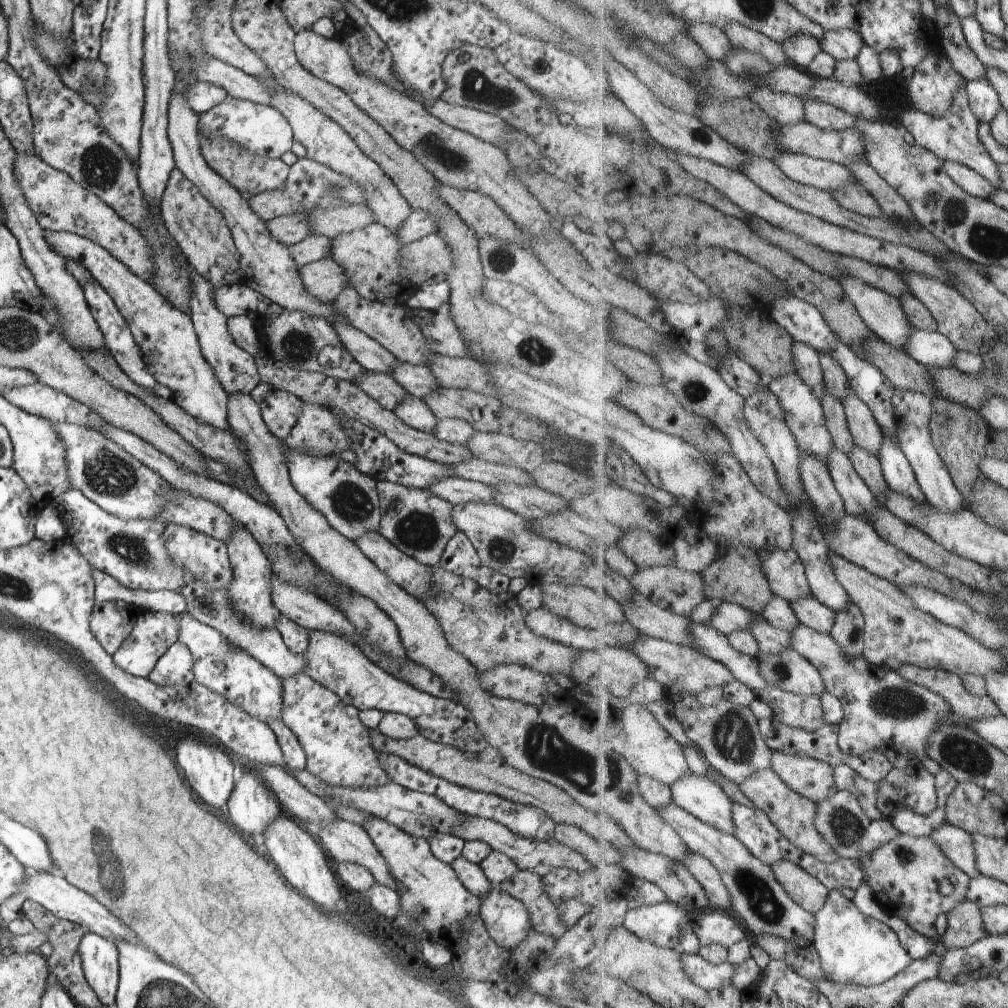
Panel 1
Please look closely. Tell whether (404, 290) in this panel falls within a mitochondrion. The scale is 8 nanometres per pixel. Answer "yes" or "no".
no

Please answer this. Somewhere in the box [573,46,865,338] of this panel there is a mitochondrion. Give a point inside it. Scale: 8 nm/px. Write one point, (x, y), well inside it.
(748, 68)

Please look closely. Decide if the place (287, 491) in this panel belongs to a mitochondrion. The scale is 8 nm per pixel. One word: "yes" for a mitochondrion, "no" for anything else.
no

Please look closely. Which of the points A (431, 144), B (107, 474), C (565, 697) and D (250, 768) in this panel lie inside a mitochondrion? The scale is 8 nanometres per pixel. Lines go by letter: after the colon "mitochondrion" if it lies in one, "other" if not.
A: mitochondrion
B: mitochondrion
C: other
D: other

